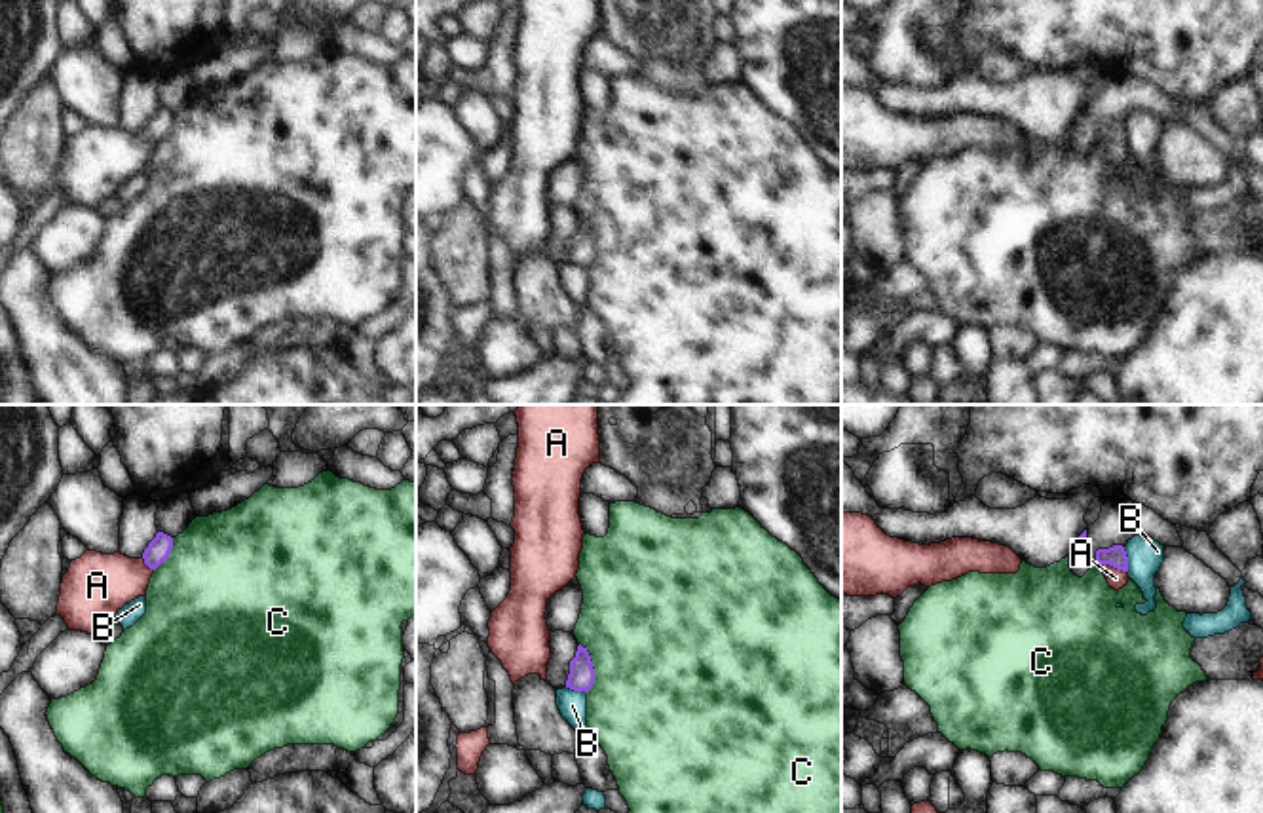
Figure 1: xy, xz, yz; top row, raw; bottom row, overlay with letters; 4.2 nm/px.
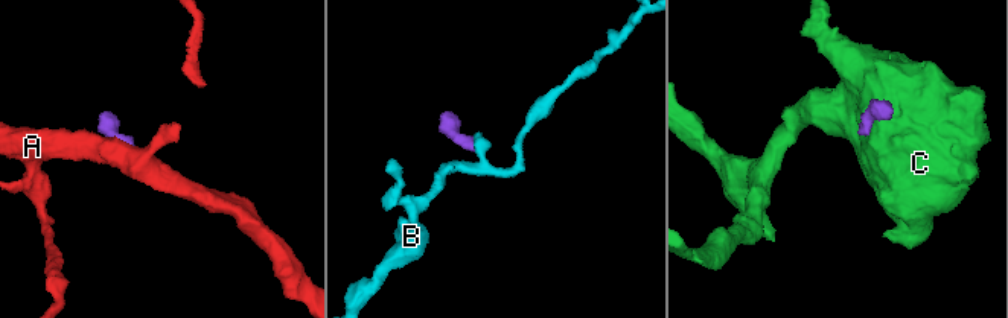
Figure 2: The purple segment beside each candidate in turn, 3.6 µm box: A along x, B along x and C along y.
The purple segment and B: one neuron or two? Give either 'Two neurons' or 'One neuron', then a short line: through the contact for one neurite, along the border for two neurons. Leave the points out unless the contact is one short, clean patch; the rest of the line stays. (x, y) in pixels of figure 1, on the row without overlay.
Two neurons. Line: yz (1123, 122), (1129, 145).

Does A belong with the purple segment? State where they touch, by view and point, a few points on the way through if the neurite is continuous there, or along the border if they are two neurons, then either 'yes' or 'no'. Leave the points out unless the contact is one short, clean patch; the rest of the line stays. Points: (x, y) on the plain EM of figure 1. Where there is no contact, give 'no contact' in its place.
contact yz (1113, 141); way yz (1115, 130), (1113, 141), (1115, 152); yes

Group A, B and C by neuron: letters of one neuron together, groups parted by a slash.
A / B / C

